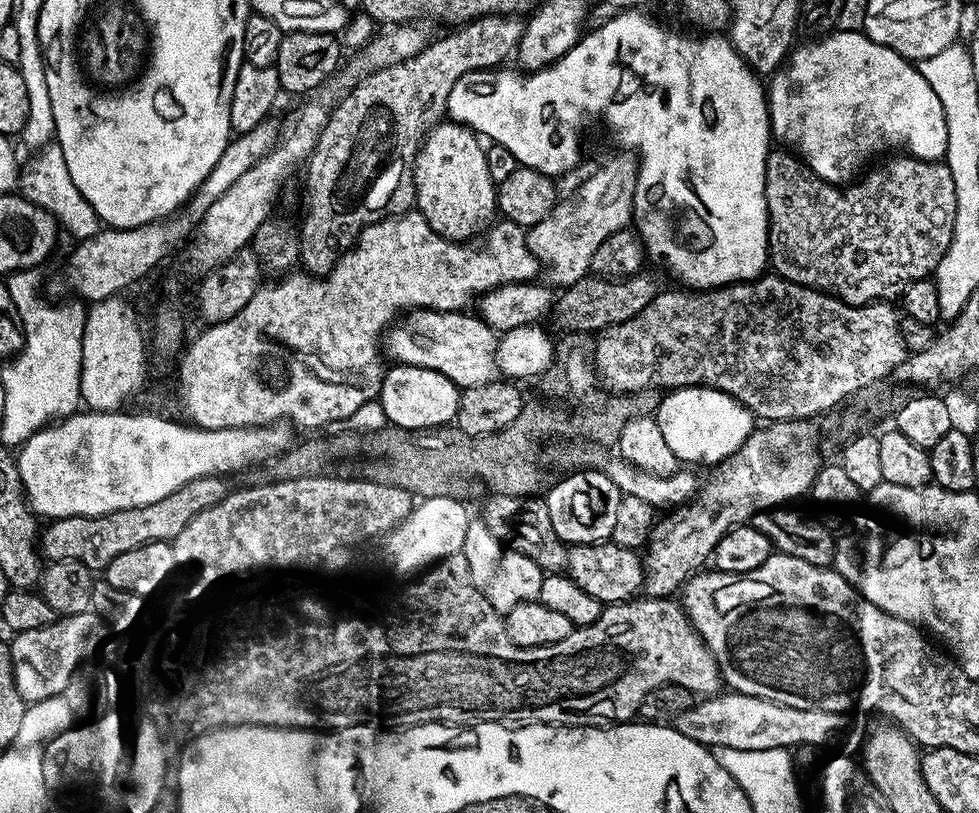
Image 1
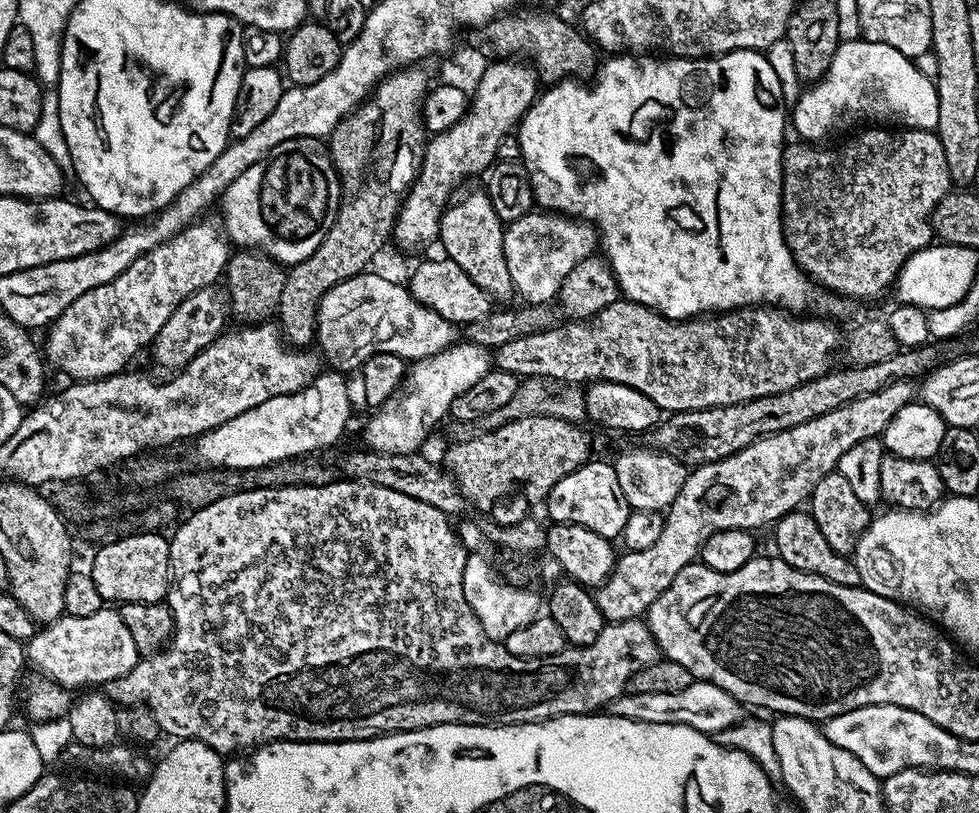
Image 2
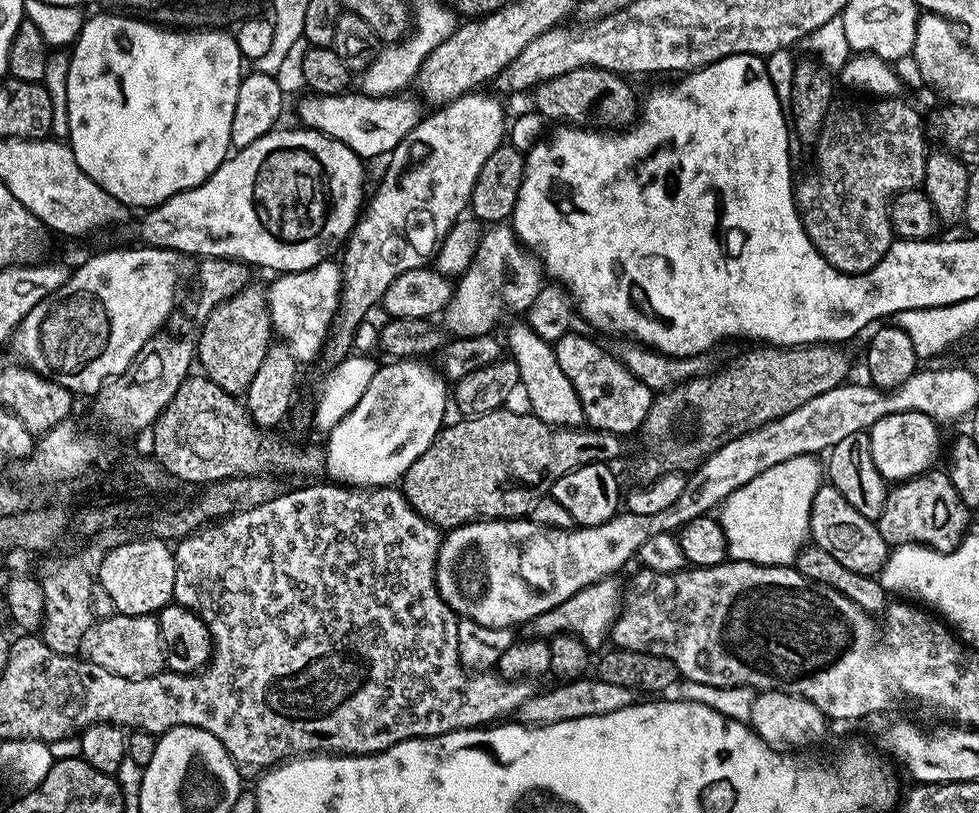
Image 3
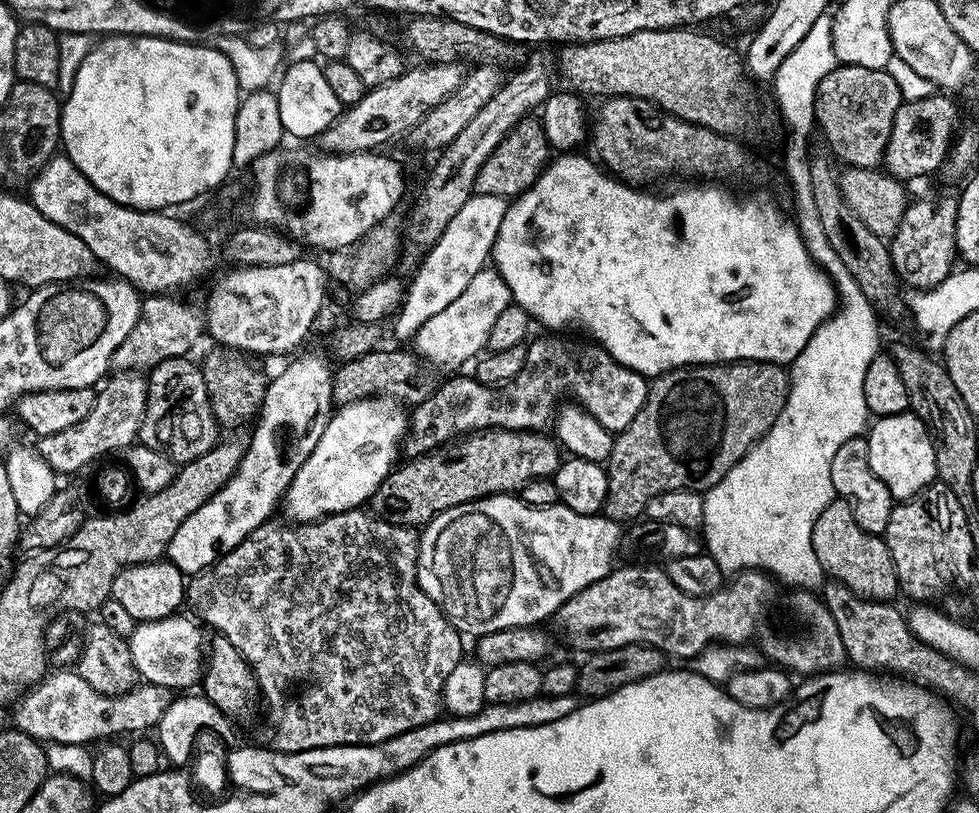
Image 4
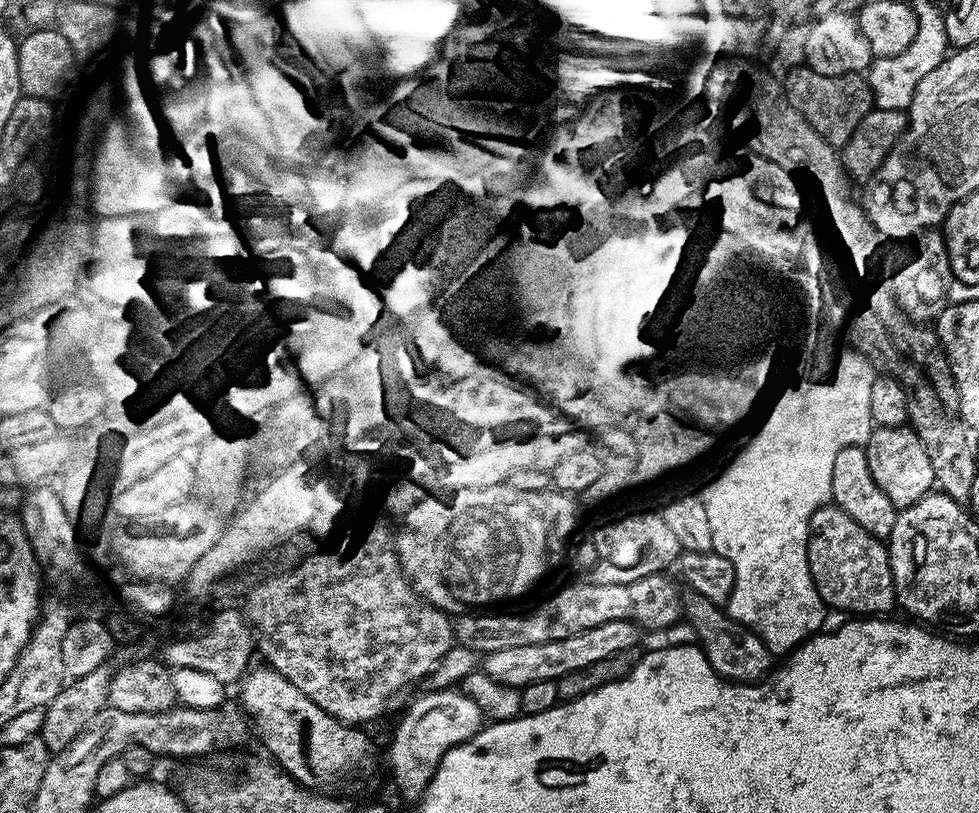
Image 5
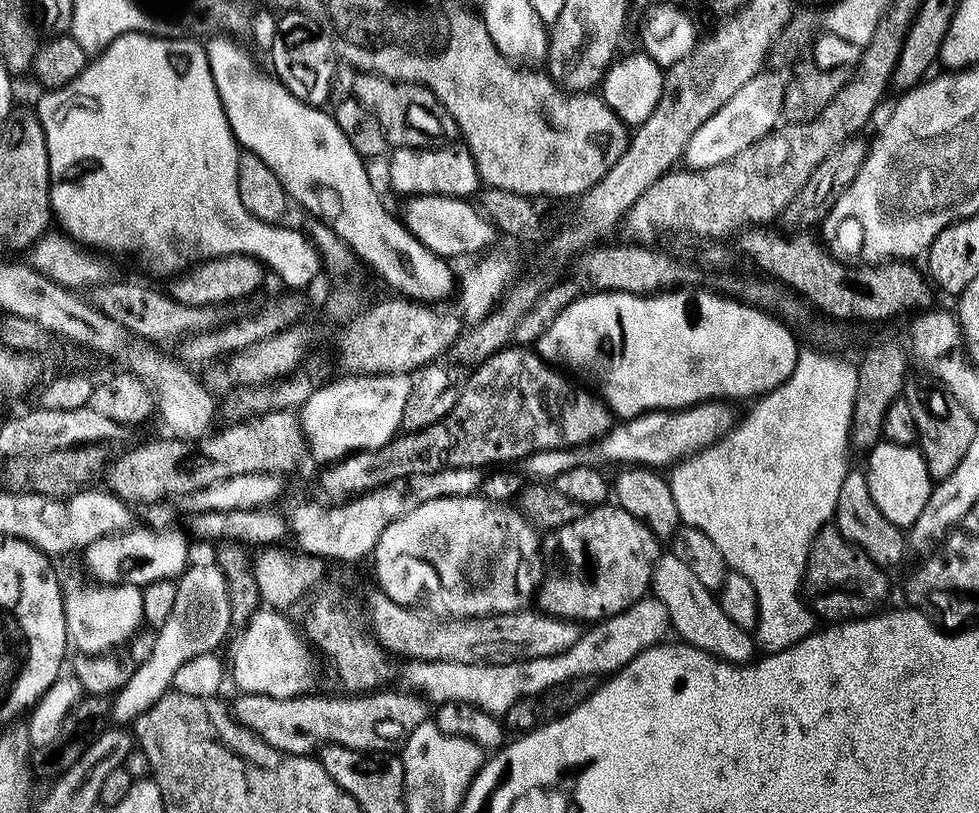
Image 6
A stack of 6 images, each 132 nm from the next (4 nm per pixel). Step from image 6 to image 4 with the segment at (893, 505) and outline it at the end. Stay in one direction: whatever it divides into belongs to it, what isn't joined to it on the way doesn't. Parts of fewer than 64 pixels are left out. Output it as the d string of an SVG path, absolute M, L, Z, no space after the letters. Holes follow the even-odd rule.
M909 410L902 414L879 417L867 429L866 439L870 450L870 470L882 478L893 501L903 502L917 496L923 488L937 479L935 468L935 439L923 420Z

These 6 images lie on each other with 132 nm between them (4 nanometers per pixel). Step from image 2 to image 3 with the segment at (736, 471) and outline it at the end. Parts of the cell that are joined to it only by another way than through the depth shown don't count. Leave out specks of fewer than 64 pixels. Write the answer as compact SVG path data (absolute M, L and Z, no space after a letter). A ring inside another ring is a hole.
M607 576L578 590L578 594L566 598L566 602L558 602L558 606L538 614L533 620L523 625L523 635L528 638L549 641L554 636L570 634L581 640L590 650L597 650L596 648L600 647L603 649L605 647L603 644L609 643L612 627L618 618L620 605L624 598L625 589L618 581L616 576Z

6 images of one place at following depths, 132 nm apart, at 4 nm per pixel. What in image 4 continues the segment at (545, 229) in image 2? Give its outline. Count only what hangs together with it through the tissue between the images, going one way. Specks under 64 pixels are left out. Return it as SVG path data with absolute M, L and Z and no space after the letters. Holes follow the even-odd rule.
M485 266L480 273L475 274L466 290L459 294L458 298L455 298L454 302L450 303L446 310L439 311L434 318L430 318L428 322L417 330L414 337L414 351L416 355L420 359L428 361L437 370L445 370L444 368L456 368L452 370L463 369L460 367L467 360L469 362L475 361L487 349L490 330L494 330L494 322L498 322L502 310L506 310L511 303L513 303L512 295L504 279L500 277L495 267Z

